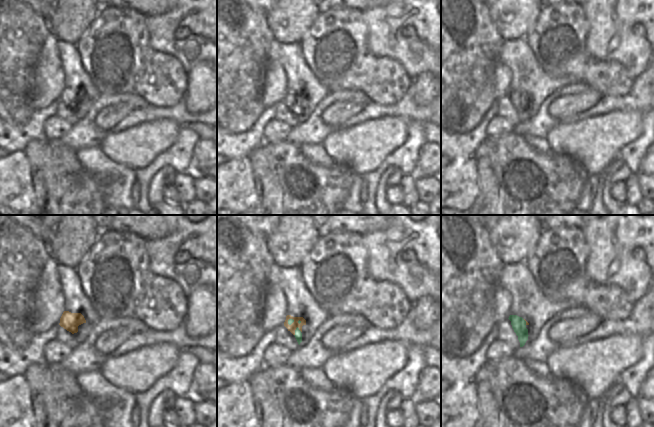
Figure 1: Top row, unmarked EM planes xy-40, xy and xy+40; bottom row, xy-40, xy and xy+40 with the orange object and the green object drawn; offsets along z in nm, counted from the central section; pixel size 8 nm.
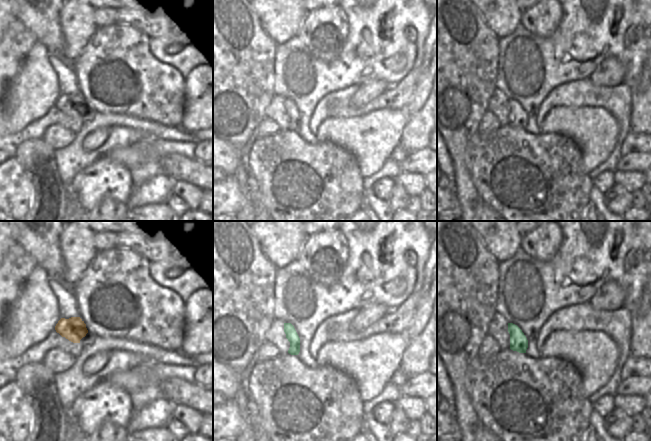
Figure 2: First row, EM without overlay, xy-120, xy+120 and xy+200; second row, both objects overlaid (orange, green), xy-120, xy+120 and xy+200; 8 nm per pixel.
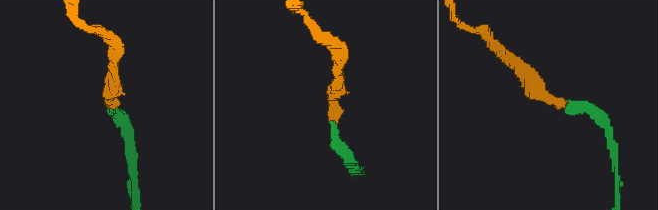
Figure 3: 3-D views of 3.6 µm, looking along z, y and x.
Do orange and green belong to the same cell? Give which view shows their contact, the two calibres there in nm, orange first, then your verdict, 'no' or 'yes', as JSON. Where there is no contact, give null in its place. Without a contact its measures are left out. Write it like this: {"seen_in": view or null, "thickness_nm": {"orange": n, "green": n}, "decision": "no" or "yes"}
{"seen_in": "xy", "thickness_nm": {"orange": 60, "green": 60}, "decision": "yes"}

